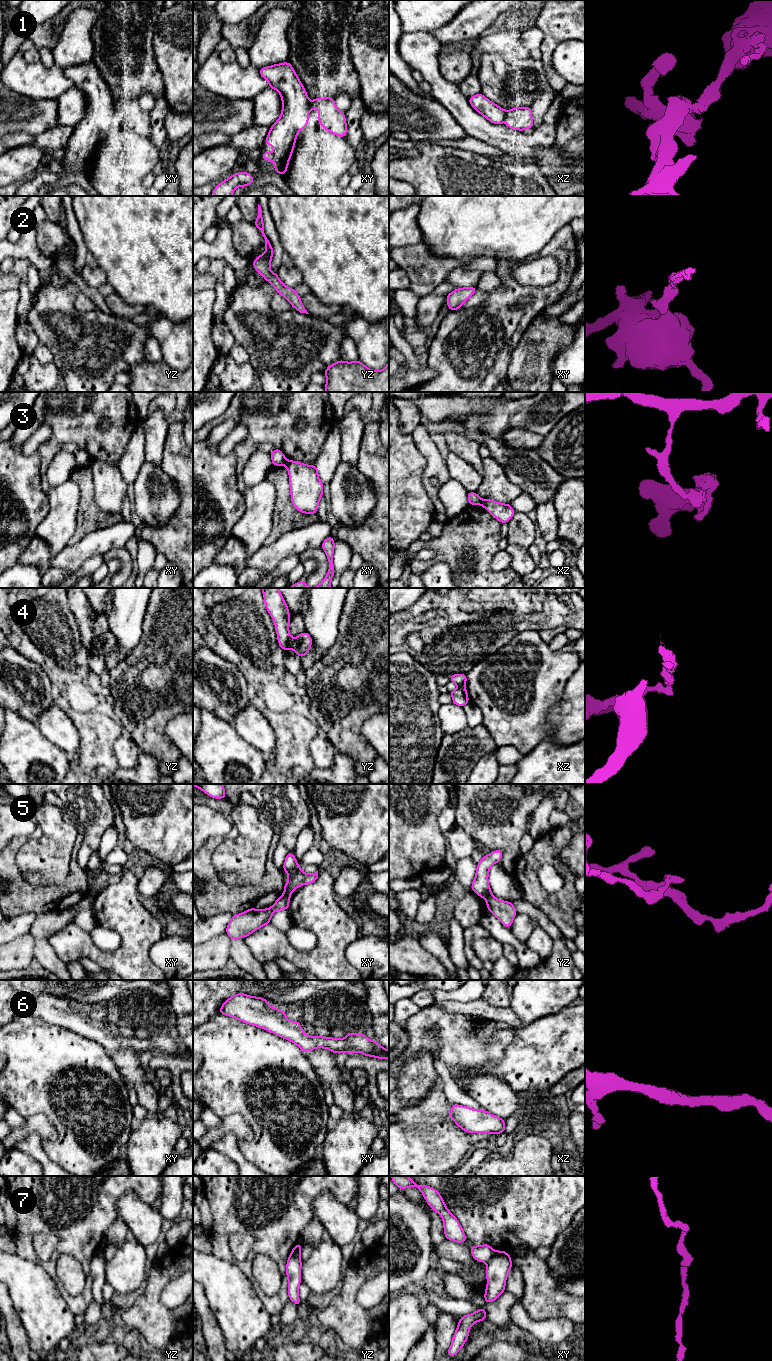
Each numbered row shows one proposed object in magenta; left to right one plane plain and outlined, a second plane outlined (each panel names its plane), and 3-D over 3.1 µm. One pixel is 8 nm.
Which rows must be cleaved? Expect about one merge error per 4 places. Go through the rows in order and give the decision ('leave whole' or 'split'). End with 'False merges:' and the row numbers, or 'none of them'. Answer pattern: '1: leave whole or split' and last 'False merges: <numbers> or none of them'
1: split
2: leave whole
3: split
4: split
5: split
6: leave whole
7: split
False merges: 1, 3, 4, 5, 7

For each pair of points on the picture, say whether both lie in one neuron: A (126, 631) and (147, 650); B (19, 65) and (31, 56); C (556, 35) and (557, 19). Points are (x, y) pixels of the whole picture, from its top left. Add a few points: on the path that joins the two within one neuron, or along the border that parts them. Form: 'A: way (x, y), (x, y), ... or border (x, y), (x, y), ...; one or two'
A: border (143, 620), (141, 639), (123, 660); two
B: border (22, 54), (28, 62), (39, 62); two
C: way (556, 31), (557, 23); one

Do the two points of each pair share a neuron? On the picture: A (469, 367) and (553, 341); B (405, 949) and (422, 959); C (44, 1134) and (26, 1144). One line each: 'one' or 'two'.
A: two
B: one
C: two

